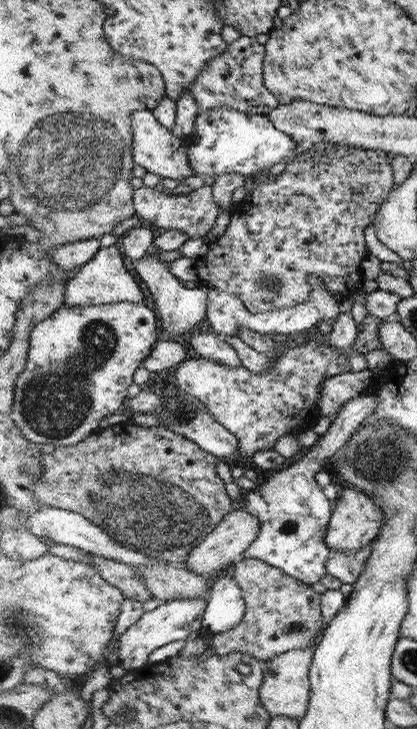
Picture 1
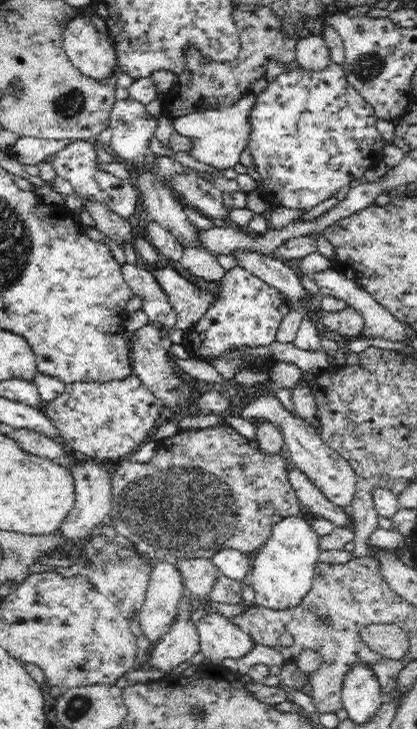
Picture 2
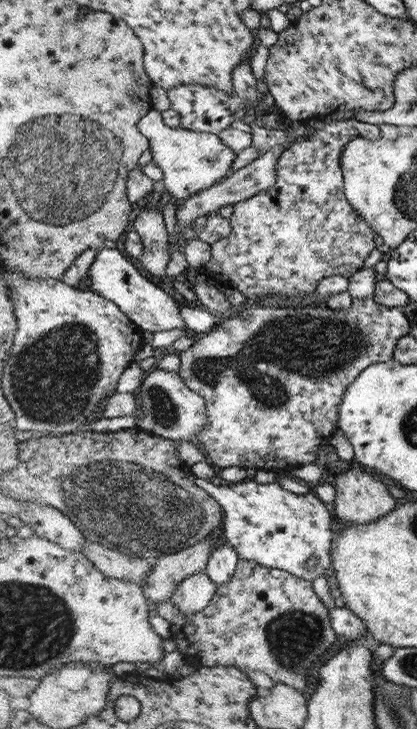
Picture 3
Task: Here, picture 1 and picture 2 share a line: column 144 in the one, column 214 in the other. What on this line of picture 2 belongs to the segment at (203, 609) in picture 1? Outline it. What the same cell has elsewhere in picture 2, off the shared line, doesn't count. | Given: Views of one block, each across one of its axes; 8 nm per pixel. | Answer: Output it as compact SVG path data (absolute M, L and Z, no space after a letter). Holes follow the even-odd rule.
M207 616L202 619L198 626L198 633L200 634L202 654L210 660L212 667L222 667L228 659L240 660L248 656L257 646L249 635L247 636L223 616Z

